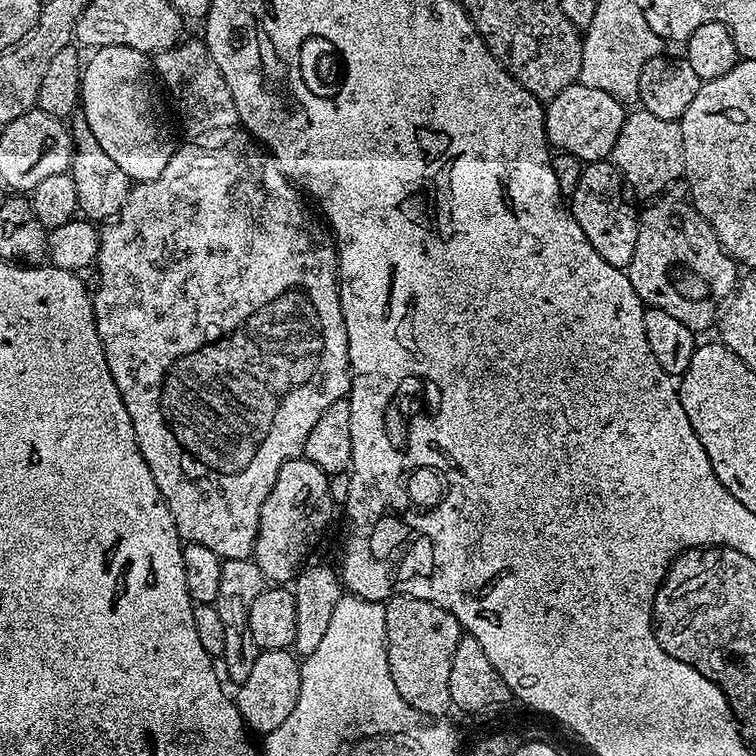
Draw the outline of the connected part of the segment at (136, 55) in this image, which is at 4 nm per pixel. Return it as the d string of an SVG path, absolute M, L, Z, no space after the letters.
M106 46L105 48L97 48L91 53L92 57L87 57L86 63L82 68L82 77L80 79L80 104L82 105L82 114L84 119L90 126L94 138L98 138L98 144L102 146L102 150L106 150L106 154L110 154L110 158L114 158L114 162L121 170L126 170L126 174L134 182L143 182L145 180L156 180L158 174L162 174L162 170L166 170L166 166L170 162L170 158L178 147L177 141L172 141L172 132L168 129L168 116L164 113L165 93L162 91L161 85L158 83L157 73L154 71L154 64L150 61L149 53L139 52L138 50L130 50L130 46Z

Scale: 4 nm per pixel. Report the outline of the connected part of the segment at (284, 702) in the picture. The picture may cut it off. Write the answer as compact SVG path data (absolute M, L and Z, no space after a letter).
M264 650L257 655L254 667L250 670L250 678L240 685L234 698L236 709L253 733L267 734L278 730L278 726L290 718L294 702L298 702L300 666L301 661L288 650Z

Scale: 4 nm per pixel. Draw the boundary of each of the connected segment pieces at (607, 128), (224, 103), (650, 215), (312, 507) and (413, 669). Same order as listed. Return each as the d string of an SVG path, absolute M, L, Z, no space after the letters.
M577 82L566 86L562 94L547 101L544 132L556 152L572 154L581 162L608 160L614 150L614 142L618 142L618 130L622 130L625 115L625 105L606 94L606 90L594 90L594 86Z
M203 39L187 40L177 44L175 48L168 48L159 53L158 76L166 85L167 95L176 99L176 108L184 119L184 132L188 135L185 137L191 143L207 148L222 146L226 138L241 131L238 106L234 106L230 86L226 86L226 78L222 70L218 70L218 62L214 62Z
M677 182L667 192L660 193L651 201L645 212L639 213L636 225L638 238L634 242L634 258L630 258L626 269L630 282L649 308L666 310L666 314L678 318L682 326L691 332L703 334L708 327L715 325L722 305L731 297L738 287L738 265L718 242L711 226L698 214L698 210L688 194L683 183Z
M303 458L287 460L278 470L278 478L260 511L256 535L254 559L265 581L288 582L301 571L308 551L319 542L332 520L332 488L328 484L330 477Z
M395 595L384 604L386 610L386 642L388 643L388 665L394 678L394 686L398 686L398 694L408 705L425 718L440 718L447 708L453 707L450 698L450 662L454 662L454 650L458 650L458 642L462 635L460 623L442 606L434 606L434 602L426 602L422 598Z

